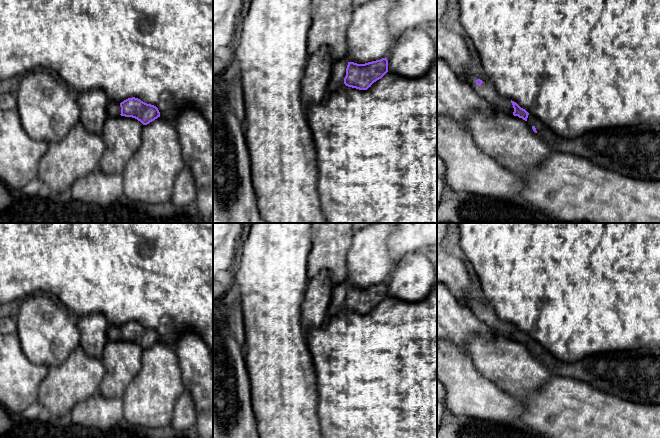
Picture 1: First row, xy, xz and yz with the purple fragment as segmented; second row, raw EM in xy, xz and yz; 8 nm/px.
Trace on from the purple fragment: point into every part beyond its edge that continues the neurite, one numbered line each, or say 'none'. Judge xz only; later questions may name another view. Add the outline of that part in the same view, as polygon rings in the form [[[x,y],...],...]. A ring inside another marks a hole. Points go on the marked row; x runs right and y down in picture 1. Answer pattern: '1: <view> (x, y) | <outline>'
1: xz (339, 67) | [[[346,57],[338,59],[334,62],[332,67],[332,77],[329,80],[328,89],[325,98],[327,98],[330,94],[338,90],[341,87],[341,85],[344,83],[347,65],[348,65],[348,60]]]

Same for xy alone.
1: xy (113, 108) | [[[109,100],[107,104],[108,117],[118,117],[121,114],[120,103]]]

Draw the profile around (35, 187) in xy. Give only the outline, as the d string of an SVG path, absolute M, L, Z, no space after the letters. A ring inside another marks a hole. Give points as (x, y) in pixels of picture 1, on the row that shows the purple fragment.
M38 178L30 181L25 187L22 189L22 196L38 196L41 195L45 190L44 183L42 183Z

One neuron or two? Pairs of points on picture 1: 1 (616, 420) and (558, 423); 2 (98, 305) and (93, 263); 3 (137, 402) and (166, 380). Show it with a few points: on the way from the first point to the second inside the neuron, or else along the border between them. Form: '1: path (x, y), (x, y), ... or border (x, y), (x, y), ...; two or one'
1: path (602, 423), (572, 423); one
2: path (98, 295), (98, 273); one
3: path (144, 401), (159, 386); one

